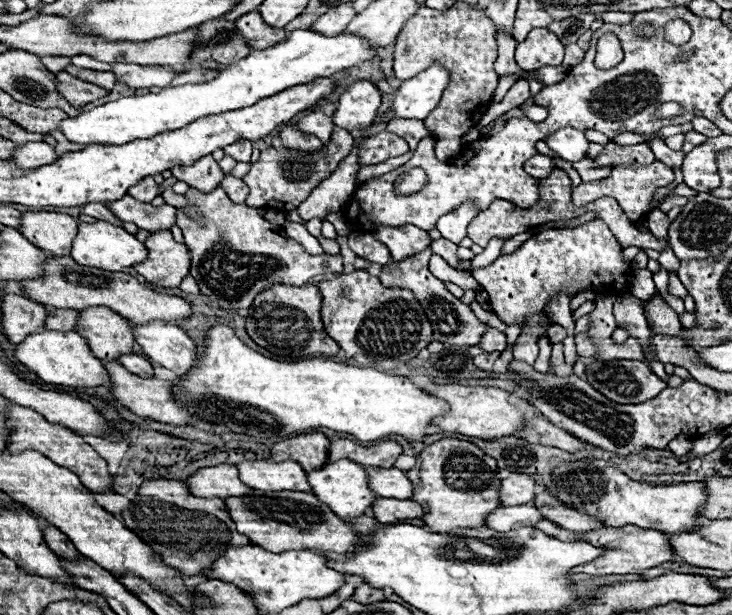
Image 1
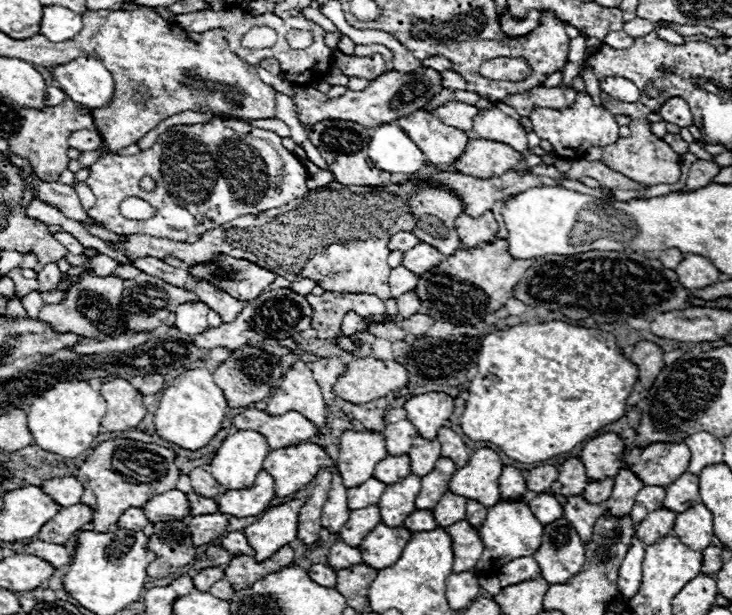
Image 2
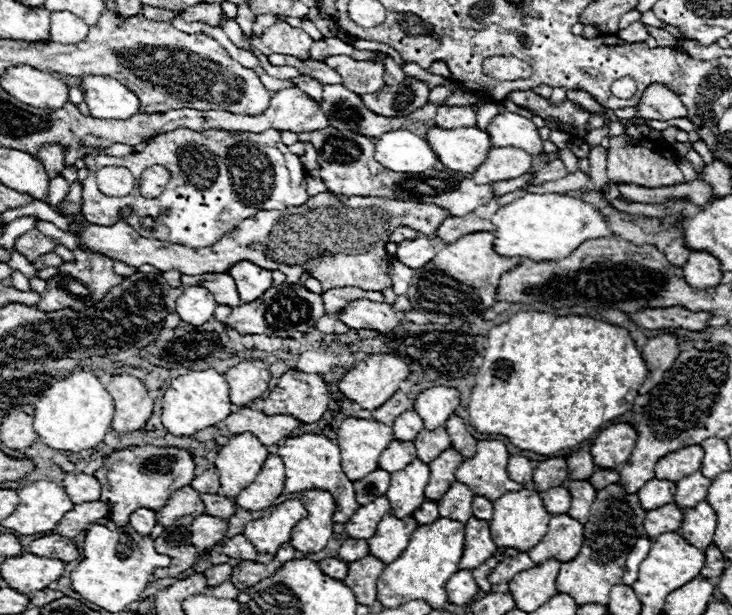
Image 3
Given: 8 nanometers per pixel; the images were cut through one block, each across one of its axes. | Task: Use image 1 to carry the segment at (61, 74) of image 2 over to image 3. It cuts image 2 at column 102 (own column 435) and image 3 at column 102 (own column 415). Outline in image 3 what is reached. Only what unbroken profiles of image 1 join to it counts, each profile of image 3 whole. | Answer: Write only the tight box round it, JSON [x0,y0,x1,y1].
[82,76,140,120]

